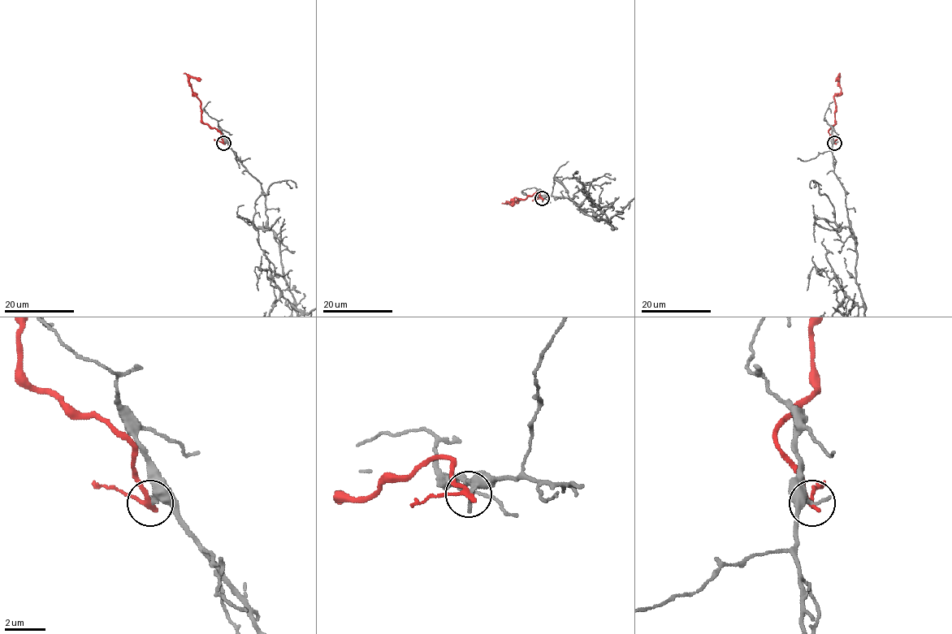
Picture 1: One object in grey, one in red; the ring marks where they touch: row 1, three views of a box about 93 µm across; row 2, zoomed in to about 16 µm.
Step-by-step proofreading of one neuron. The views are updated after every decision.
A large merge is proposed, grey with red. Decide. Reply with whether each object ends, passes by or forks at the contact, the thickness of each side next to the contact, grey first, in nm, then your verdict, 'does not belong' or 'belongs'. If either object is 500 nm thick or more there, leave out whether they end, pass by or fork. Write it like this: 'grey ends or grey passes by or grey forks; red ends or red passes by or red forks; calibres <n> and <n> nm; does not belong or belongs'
grey ends; red passes by; calibres 400 and 200 nm; does not belong

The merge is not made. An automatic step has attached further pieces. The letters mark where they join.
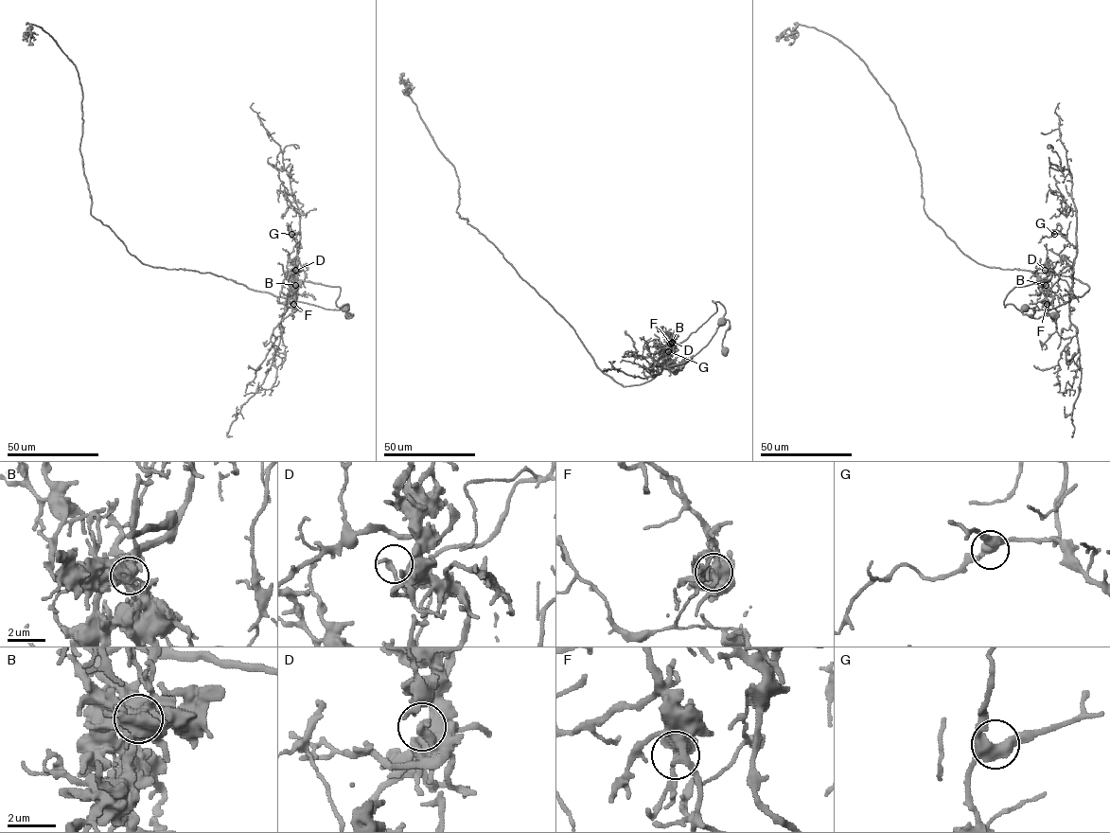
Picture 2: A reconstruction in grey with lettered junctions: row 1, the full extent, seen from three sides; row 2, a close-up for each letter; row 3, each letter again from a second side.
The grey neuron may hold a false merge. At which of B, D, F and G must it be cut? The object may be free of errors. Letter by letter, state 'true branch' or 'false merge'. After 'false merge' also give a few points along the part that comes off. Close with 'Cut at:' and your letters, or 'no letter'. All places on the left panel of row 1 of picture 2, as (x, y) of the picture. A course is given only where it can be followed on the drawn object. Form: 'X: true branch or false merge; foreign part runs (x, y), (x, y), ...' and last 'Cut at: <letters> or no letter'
B: false merge; foreign part runs (295, 285), (292, 280), (298, 279), (339, 287), (336, 305), (348, 304), (353, 315), (345, 315), (350, 315)
D: true branch
F: true branch
G: true branch
Cut at: B

